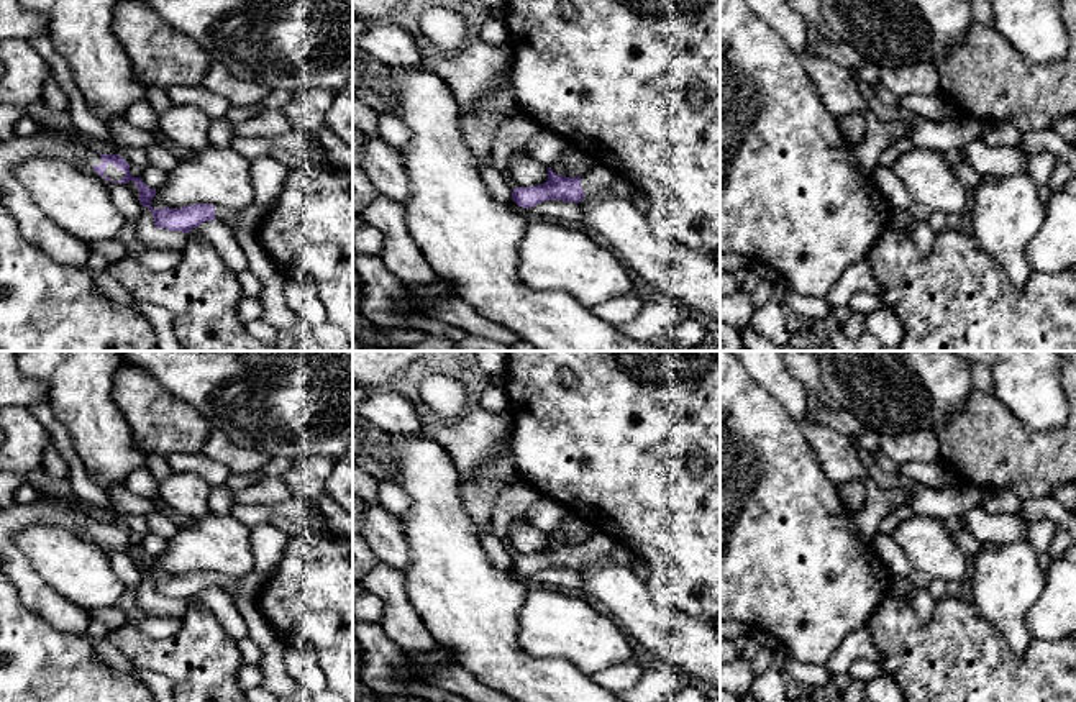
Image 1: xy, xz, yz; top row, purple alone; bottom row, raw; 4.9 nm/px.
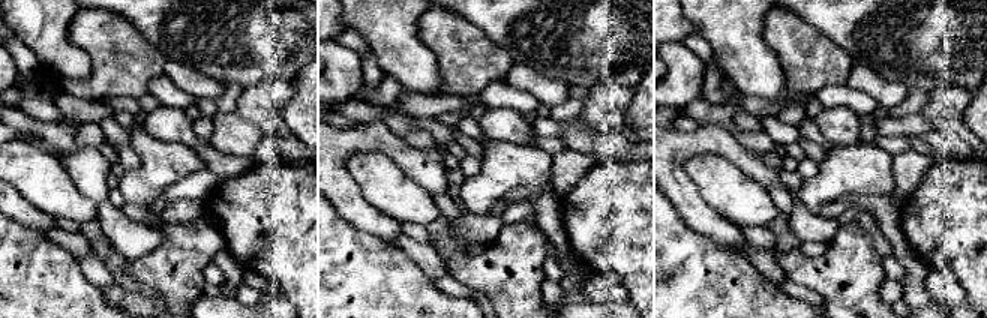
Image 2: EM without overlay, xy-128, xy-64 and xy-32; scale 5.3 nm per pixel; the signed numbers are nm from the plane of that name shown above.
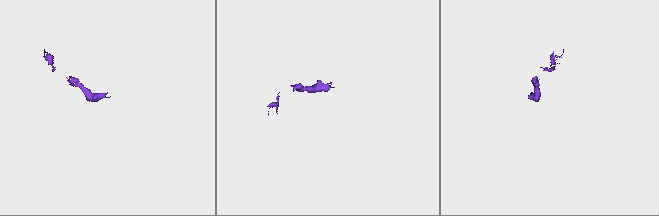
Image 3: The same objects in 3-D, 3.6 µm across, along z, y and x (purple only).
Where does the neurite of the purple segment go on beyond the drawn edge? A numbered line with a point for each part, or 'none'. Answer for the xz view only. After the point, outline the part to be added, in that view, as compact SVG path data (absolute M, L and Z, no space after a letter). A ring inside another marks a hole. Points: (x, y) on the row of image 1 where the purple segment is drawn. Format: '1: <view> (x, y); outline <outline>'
1: xz (599, 176); outline M595 162L590 171L581 177L581 187L584 195L589 195L597 189L607 189L615 179L617 174L612 169Z

